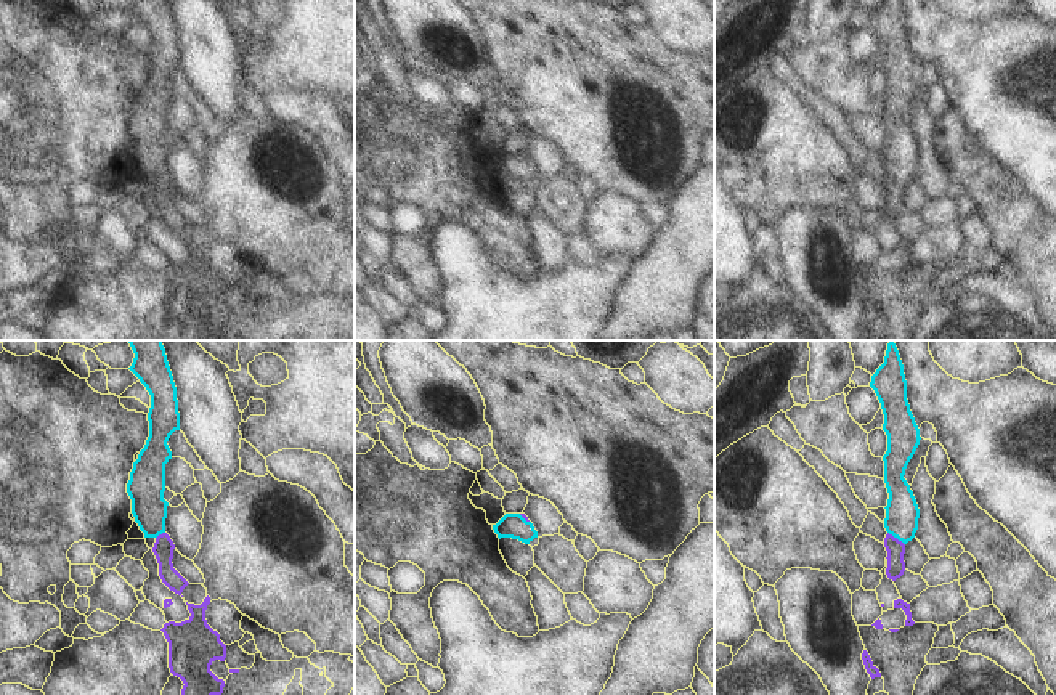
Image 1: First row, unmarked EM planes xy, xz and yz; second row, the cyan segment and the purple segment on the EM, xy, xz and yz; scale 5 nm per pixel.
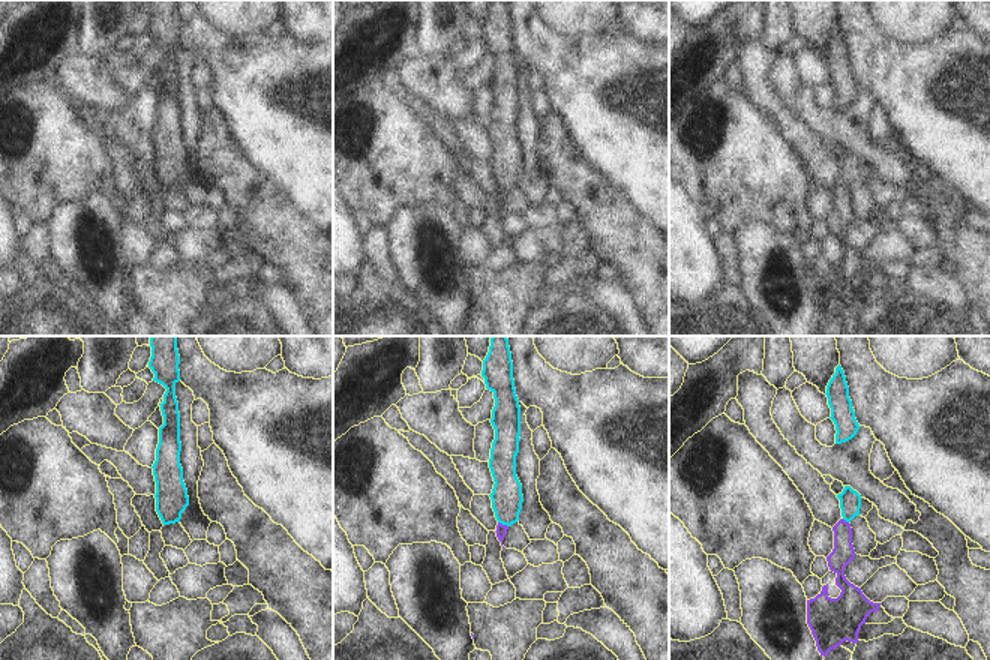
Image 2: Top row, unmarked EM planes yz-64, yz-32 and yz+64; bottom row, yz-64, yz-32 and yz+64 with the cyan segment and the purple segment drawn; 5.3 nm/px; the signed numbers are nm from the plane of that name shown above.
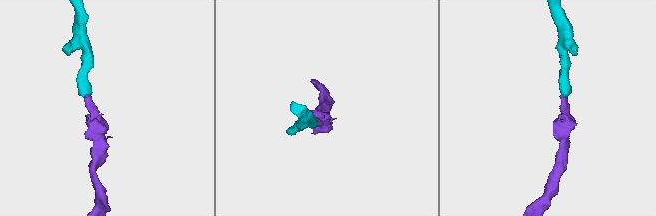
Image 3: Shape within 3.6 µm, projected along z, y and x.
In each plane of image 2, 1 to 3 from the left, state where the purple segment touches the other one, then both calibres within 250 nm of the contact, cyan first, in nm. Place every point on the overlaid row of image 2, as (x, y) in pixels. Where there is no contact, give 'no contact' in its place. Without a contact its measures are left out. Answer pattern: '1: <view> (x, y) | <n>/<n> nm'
1: no contact
2: yz-32 (503, 524) | 170/60 nm
3: yz+64 (846, 521) | 110/120 nm

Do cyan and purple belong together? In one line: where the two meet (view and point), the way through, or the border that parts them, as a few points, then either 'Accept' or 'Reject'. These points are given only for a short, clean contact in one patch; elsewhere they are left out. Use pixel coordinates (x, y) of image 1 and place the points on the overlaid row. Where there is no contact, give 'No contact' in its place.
Touches cyan at yz (896, 536). Path across: yz (902, 512), (901, 530), (896, 536), (896, 549). Accept.

